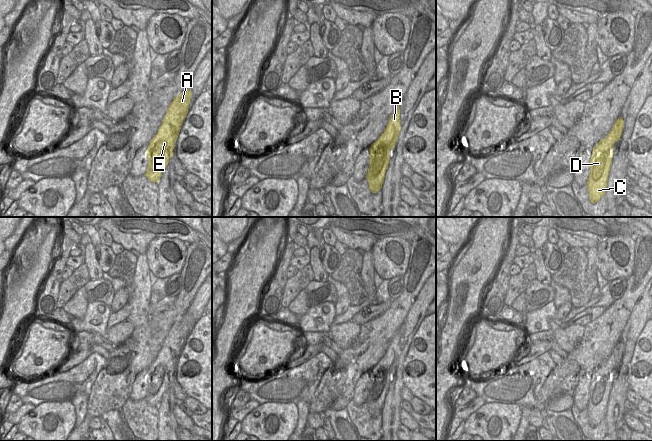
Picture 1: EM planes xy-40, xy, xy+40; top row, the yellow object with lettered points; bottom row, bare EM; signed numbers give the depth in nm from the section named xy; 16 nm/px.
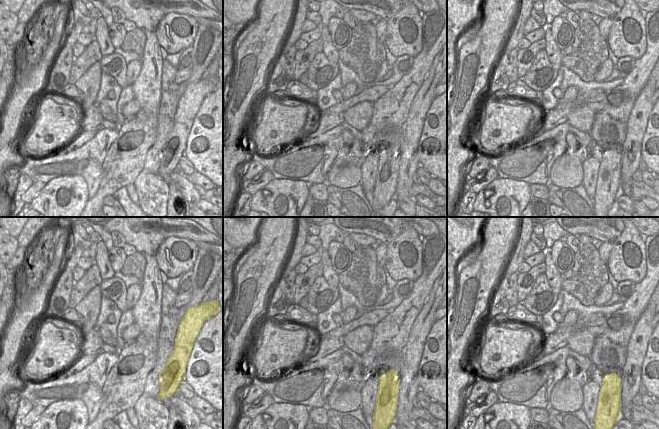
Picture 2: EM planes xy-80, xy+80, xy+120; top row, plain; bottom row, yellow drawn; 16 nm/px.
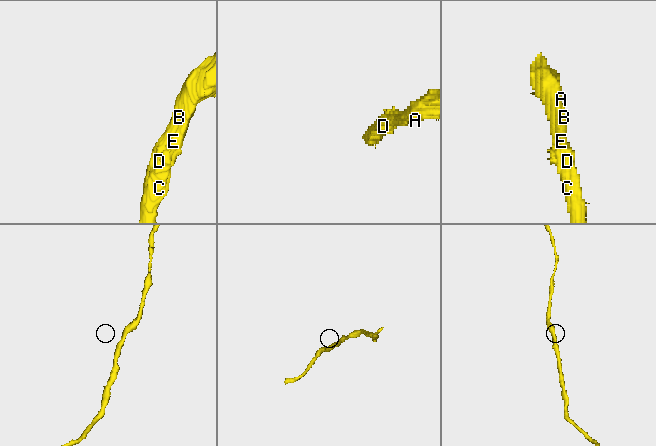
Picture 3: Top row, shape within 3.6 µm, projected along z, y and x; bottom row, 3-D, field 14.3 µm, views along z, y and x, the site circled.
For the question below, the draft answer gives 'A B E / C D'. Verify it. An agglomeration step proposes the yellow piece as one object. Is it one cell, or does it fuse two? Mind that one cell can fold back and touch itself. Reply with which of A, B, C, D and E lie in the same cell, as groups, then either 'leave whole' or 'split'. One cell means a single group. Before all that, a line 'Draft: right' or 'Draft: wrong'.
Draft: wrong
A B C D E | leave whole

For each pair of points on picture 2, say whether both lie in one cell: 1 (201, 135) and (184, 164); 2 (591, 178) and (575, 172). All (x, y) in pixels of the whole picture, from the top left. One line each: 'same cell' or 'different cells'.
1: different cells
2: different cells

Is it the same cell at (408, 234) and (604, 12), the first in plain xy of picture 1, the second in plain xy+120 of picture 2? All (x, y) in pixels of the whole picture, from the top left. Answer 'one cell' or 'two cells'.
one cell

